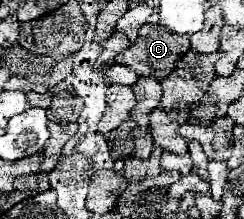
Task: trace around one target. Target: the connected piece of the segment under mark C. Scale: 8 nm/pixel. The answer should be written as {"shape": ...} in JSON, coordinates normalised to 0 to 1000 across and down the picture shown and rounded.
{"shape":[[[574,132],[557,196],[475,251],[475,288],[516,297],[566,342],[672,361],[697,315],[779,224],[779,169],[705,151],[697,132]]]}

